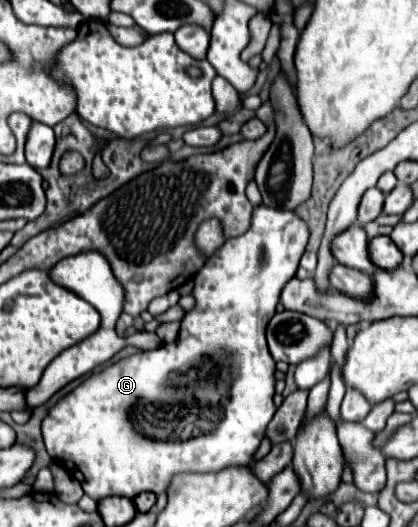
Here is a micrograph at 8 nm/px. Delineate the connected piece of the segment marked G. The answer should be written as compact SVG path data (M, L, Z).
M264 204L254 206L250 228L242 236L226 240L226 244L194 276L194 292L192 294L196 298L196 306L190 312L186 312L186 316L182 318L180 334L178 334L176 342L161 344L156 350L138 352L134 356L128 356L128 358L108 366L106 370L102 370L98 374L92 374L76 390L72 390L64 398L60 398L54 408L50 408L48 416L42 420L42 434L44 434L46 450L52 456L52 460L58 460L82 484L84 492L90 494L90 498L94 498L94 500L102 500L102 498L108 498L108 496L134 498L140 492L160 494L160 492L168 490L168 486L170 486L170 482L176 474L216 472L216 470L222 470L222 468L228 468L228 466L252 464L252 454L260 446L260 442L264 438L264 430L266 430L268 422L272 420L272 416L276 412L276 406L272 402L274 370L276 368L274 368L274 360L272 360L272 356L268 352L268 346L266 346L266 326L276 312L276 304L280 300L280 292L282 292L284 284L298 270L298 262L300 262L300 256L302 256L302 252L308 244L308 236L310 236L308 224L294 210L274 210L274 208L264 206Z

